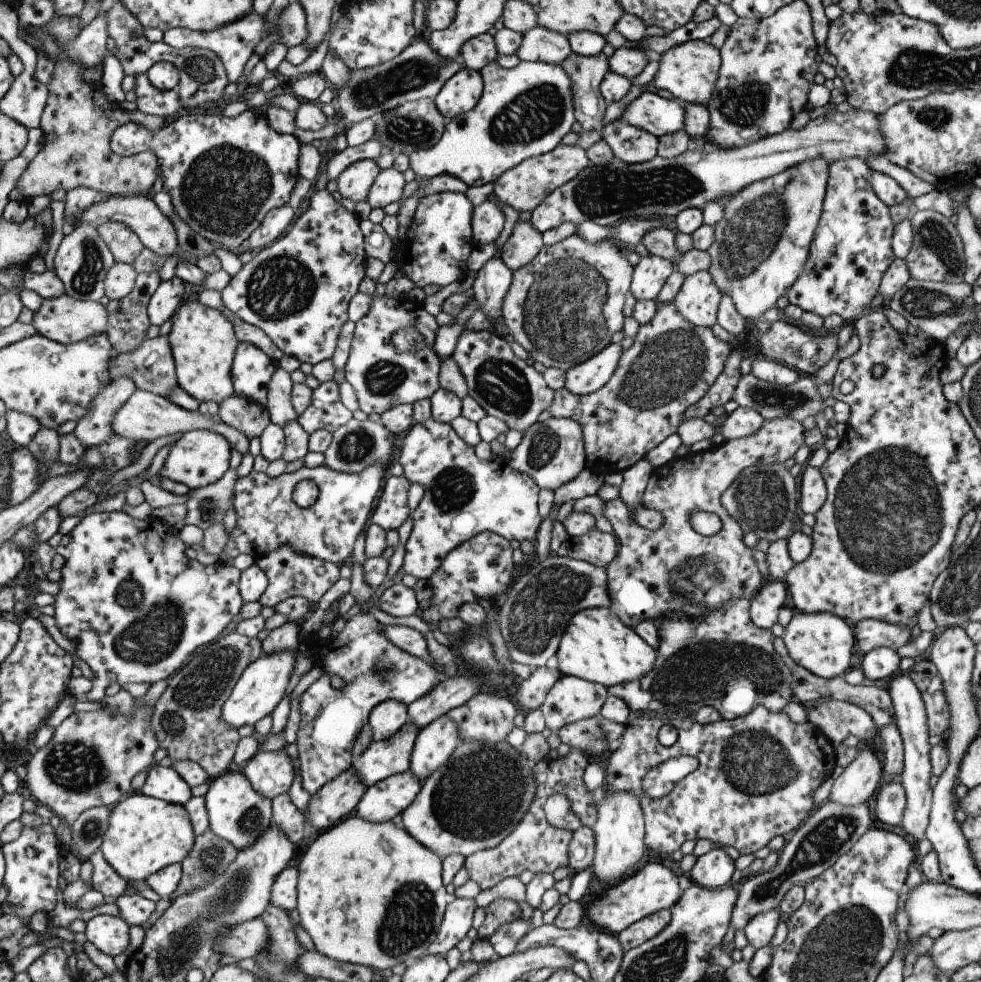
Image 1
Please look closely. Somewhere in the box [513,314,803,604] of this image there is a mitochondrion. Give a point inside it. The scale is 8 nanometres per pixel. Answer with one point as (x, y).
(667, 367)

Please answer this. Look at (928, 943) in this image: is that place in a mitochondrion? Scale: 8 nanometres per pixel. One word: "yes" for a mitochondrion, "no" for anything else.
no

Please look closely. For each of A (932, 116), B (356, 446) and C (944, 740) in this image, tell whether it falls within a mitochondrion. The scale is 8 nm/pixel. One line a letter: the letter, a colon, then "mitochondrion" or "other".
A: mitochondrion
B: mitochondrion
C: other

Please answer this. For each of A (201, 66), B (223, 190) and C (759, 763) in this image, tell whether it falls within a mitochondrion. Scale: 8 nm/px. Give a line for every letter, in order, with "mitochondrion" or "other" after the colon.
A: mitochondrion
B: mitochondrion
C: mitochondrion

